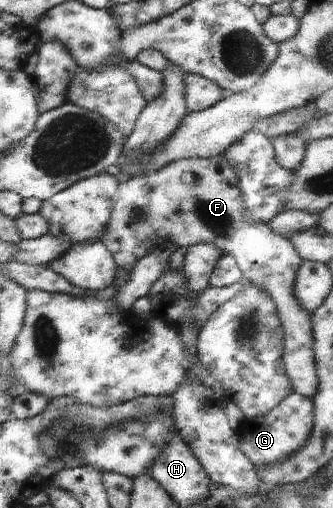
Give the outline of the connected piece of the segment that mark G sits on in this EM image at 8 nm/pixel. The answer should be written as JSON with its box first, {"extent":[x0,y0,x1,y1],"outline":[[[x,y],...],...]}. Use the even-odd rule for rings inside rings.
{"extent":[236,392,314,467],"outline":[[[293,392],[266,414],[252,420],[245,419],[236,433],[239,435],[241,451],[255,467],[261,467],[270,466],[294,454],[307,441],[313,426],[314,403],[312,399]]]}

